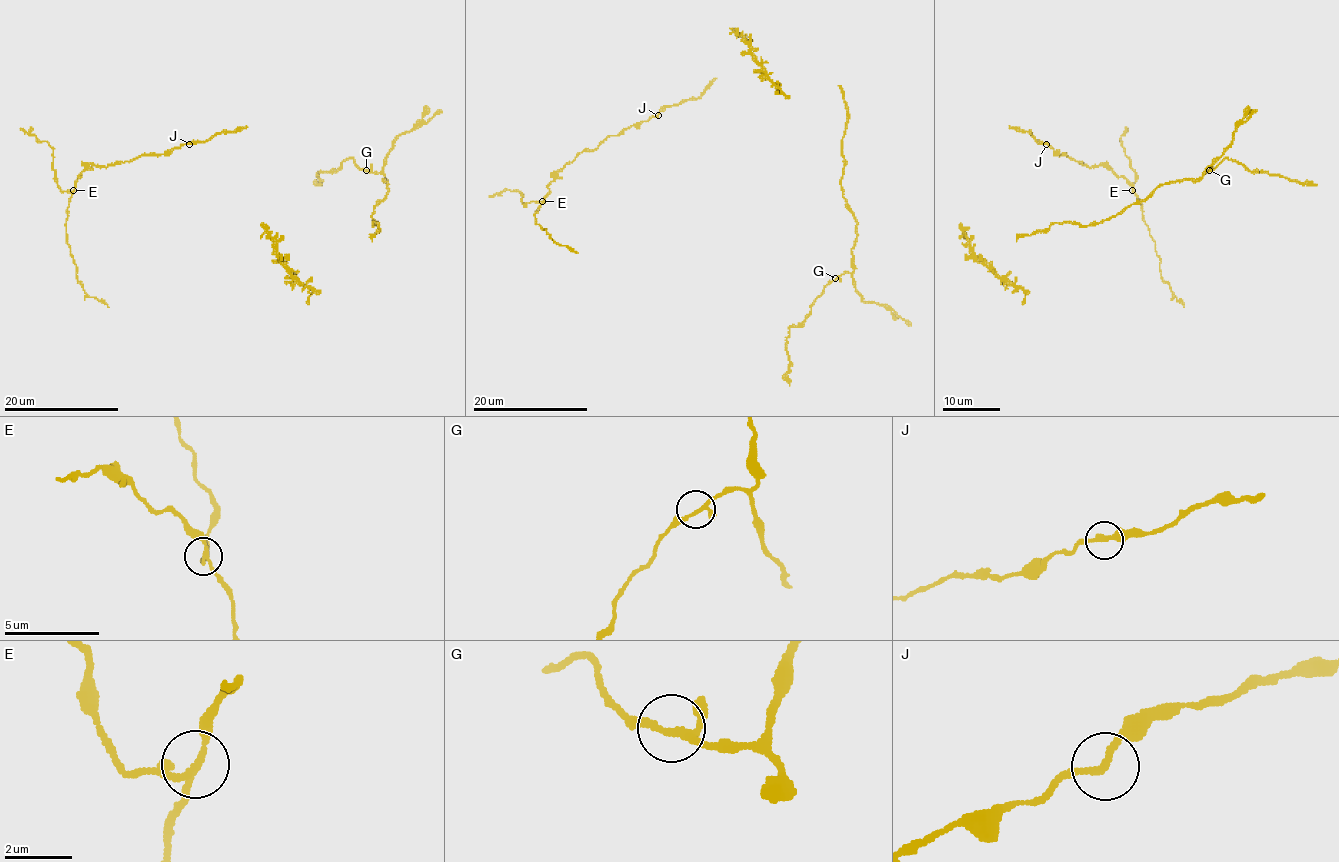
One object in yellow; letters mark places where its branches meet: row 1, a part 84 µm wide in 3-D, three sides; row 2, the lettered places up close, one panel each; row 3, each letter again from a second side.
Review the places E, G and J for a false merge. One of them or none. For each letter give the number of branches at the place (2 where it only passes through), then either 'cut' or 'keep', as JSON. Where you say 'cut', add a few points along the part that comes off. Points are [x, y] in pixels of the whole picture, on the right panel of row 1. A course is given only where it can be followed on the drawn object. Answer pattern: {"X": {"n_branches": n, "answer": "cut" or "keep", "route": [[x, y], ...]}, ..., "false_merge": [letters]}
{"E": {"n_branches": 3, "answer": "cut", "route": [[1132, 190], [1135, 171], [1121, 137], [1128, 128]]}, "G": {"n_branches": 3, "answer": "keep"}, "J": {"n_branches": 2, "answer": "keep"}, "false_merge": ["E"]}

